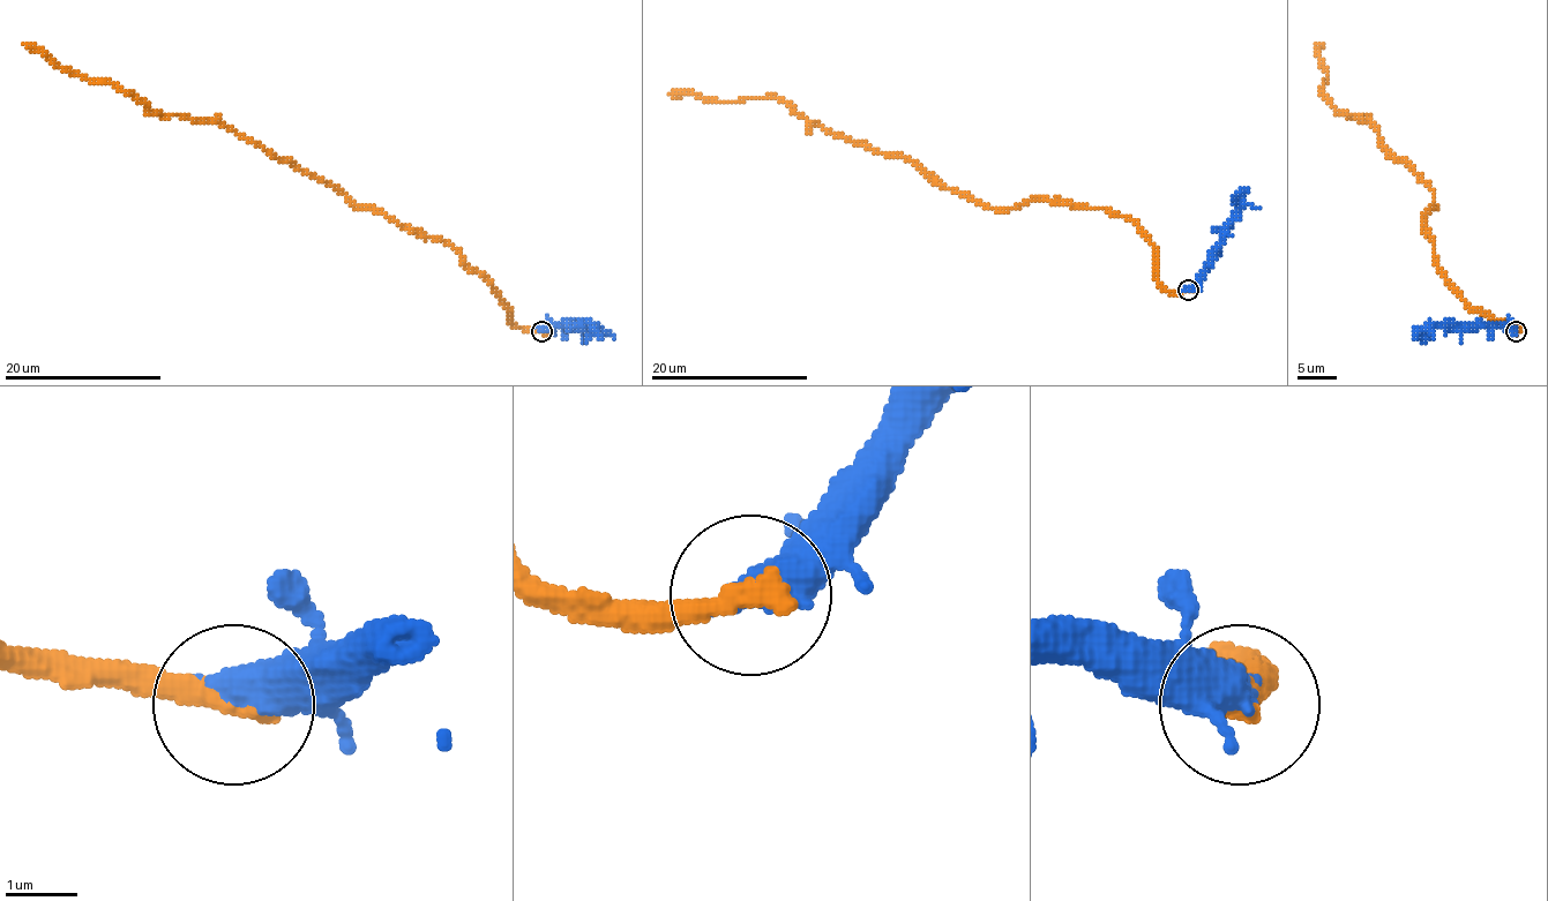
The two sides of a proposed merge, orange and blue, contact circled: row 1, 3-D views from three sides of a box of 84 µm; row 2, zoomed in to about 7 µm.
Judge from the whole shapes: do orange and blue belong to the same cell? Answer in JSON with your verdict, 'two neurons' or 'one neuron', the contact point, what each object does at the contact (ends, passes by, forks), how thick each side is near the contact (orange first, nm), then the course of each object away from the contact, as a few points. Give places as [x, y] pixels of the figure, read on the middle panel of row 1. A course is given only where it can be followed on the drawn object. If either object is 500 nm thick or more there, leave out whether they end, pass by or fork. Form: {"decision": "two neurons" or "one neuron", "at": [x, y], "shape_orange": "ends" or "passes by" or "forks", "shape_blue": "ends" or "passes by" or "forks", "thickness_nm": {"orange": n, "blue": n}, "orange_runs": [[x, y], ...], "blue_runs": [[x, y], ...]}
{"decision": "two neurons", "at": [1188, 290], "thickness_nm": {"orange": 360, "blue": 600}, "orange_runs": [[1188, 290], [1163, 286], [1157, 246], [1105, 209], [1038, 197], [991, 209], [776, 97], [670, 92]], "blue_runs": [[1188, 290], [1219, 240], [1221, 228], [1235, 211], [1235, 201], [1249, 192]]}

